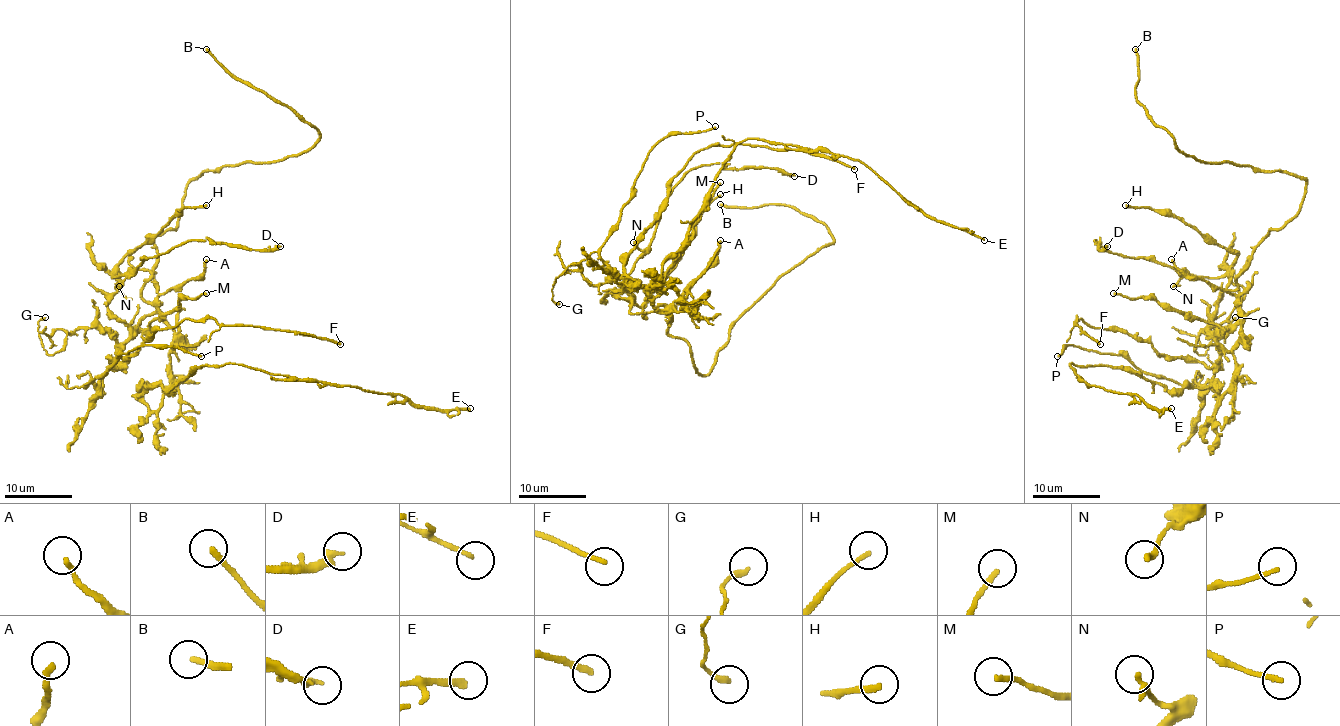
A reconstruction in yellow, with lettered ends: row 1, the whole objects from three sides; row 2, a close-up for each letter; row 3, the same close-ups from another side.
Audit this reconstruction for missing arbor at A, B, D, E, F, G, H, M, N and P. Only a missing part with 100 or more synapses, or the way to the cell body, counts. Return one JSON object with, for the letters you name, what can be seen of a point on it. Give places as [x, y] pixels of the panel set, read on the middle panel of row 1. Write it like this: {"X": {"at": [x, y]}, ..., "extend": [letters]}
{"B": {"at": [720, 204]}, "extend": ["B"]}

